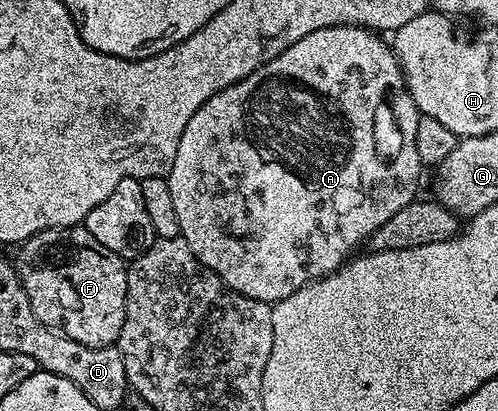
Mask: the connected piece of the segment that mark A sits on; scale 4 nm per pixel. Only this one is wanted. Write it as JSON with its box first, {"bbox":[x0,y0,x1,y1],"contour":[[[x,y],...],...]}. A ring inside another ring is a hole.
{"bbox":[166,24,422,305],"contour":[[[343,24],[342,26],[330,26],[322,30],[314,30],[314,34],[306,34],[306,38],[298,38],[298,42],[294,42],[294,46],[282,50],[282,54],[278,54],[278,58],[266,62],[261,68],[254,70],[249,76],[242,78],[234,86],[214,94],[214,98],[206,101],[198,110],[198,114],[194,114],[194,118],[190,118],[190,122],[186,122],[186,130],[182,130],[182,138],[178,142],[178,154],[174,154],[172,167],[166,173],[166,179],[170,186],[170,195],[174,202],[174,211],[178,214],[179,237],[190,246],[190,250],[198,258],[198,262],[202,262],[202,266],[206,266],[214,274],[218,274],[218,278],[222,278],[222,282],[230,290],[255,300],[265,300],[271,305],[282,298],[290,298],[290,294],[302,290],[302,286],[306,286],[311,280],[319,280],[321,276],[329,276],[332,272],[343,268],[350,256],[348,251],[359,240],[367,241],[372,233],[378,230],[378,226],[390,222],[390,218],[394,218],[394,214],[398,214],[398,210],[402,210],[402,206],[406,206],[417,195],[416,183],[420,180],[422,165],[418,158],[416,139],[418,138],[418,122],[422,114],[416,109],[416,103],[406,86],[404,75],[400,72],[400,63],[397,62],[396,53],[392,51],[389,41],[387,39],[379,40],[376,36],[379,35],[375,31],[358,28],[355,24]]]}

